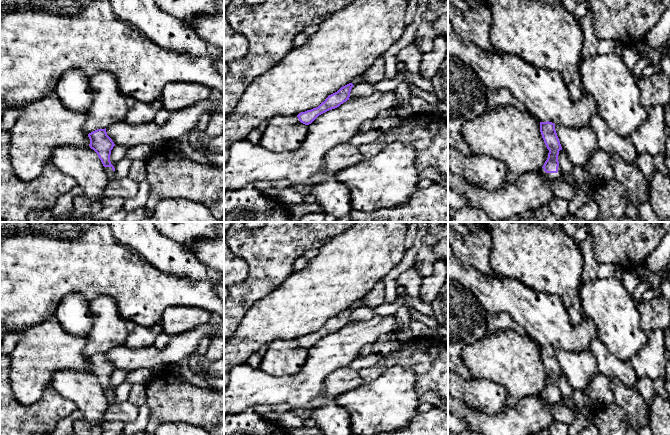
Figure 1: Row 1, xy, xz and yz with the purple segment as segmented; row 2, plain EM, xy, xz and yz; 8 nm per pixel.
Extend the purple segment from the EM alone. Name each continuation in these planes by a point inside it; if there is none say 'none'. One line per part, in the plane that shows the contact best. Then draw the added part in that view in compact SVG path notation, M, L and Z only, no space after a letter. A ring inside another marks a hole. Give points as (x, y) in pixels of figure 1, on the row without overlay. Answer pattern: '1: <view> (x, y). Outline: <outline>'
1: yz (549, 400). Outline: M560 390L558 391L557 397L546 397L543 392L540 393L541 398L544 400L545 403L549 405L554 405L561 402L562 395L560 393Z

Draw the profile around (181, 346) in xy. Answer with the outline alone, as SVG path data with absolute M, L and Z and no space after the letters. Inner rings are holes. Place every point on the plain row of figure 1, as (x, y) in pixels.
M206 323L185 333L172 336L169 344L161 350L154 345L140 349L118 346L109 349L106 356L115 369L131 372L146 368L155 375L167 370L170 364L175 364L196 353L202 341L210 342L214 337L224 340L224 326L218 334L209 323Z

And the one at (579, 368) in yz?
M556 348L555 354L562 374L574 390L584 392L599 374L596 358L590 350L568 352Z

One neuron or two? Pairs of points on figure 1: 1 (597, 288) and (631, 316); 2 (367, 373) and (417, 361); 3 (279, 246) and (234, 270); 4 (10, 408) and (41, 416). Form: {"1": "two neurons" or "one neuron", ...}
{"1": "one neuron", "2": "one neuron", "3": "two neurons", "4": "one neuron"}

